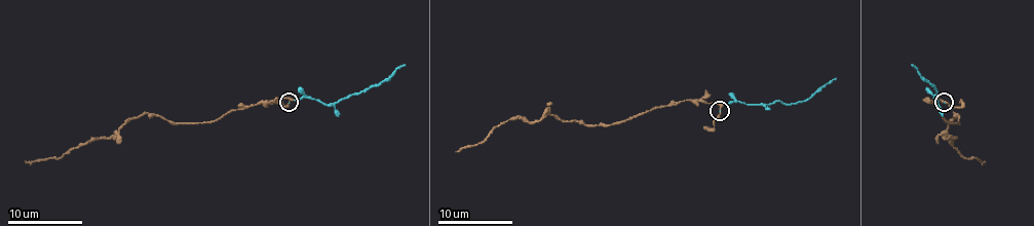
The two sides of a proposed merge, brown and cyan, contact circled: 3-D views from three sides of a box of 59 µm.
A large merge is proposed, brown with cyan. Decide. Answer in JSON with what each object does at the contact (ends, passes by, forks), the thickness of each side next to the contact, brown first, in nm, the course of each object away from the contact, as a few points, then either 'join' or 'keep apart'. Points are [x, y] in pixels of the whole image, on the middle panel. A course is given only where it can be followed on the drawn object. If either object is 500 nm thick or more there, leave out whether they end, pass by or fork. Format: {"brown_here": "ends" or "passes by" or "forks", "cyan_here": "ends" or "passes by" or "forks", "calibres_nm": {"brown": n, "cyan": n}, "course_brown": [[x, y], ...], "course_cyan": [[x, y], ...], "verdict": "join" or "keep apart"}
{"brown_here": "forks", "cyan_here": "ends", "calibres_nm": {"brown": 150, "cyan": 30}, "course_brown": [[720, 110], [690, 101], [609, 125], [547, 114], [533, 121], [511, 117], [456, 151]], "course_cyan": [[720, 110], [735, 103], [767, 104], [776, 101], [791, 104], [808, 101], [836, 78]], "verdict": "join"}

